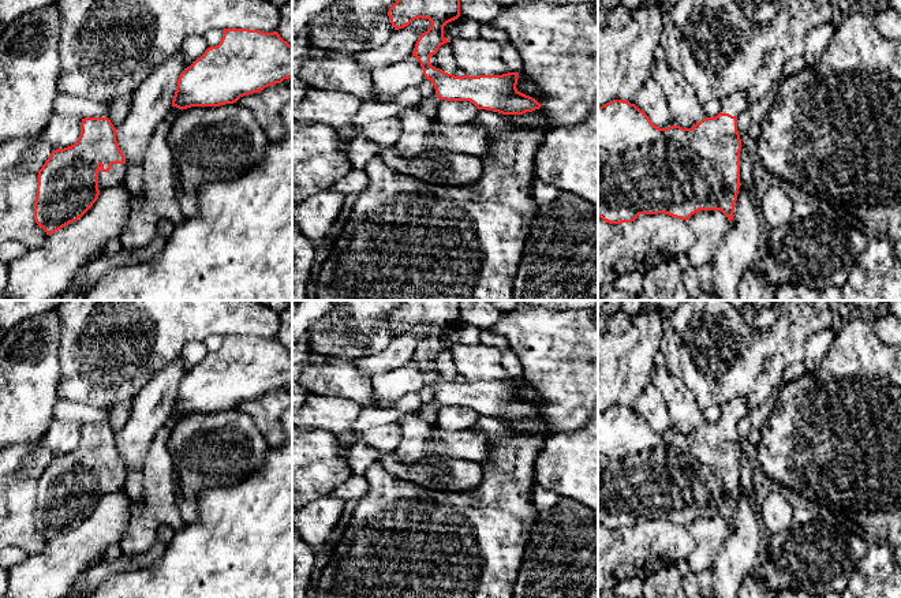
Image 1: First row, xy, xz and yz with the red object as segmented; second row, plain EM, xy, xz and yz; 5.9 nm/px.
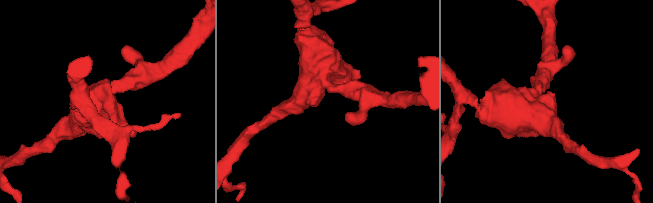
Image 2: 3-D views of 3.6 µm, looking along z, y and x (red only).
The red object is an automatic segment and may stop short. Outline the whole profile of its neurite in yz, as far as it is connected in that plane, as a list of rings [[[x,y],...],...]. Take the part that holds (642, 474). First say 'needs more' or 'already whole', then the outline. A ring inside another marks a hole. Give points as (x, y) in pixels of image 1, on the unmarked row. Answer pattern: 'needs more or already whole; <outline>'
needs more; [[[744,399],[721,407],[719,419],[692,434],[659,434],[635,410],[613,405],[598,412],[598,523],[609,530],[631,528],[639,520],[669,520],[688,526],[700,516],[721,516],[733,526],[740,489],[741,445],[737,422],[749,412]]]

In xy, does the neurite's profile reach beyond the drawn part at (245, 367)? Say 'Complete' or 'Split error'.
Complete

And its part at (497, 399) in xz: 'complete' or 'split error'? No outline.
complete

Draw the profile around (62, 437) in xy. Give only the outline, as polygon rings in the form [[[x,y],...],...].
[[[52,421],[42,442],[53,456],[68,453],[79,445],[81,429],[76,421]]]

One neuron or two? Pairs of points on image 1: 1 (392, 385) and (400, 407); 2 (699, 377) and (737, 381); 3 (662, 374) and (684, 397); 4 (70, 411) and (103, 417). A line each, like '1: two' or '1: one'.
1: two
2: one
3: one
4: one

